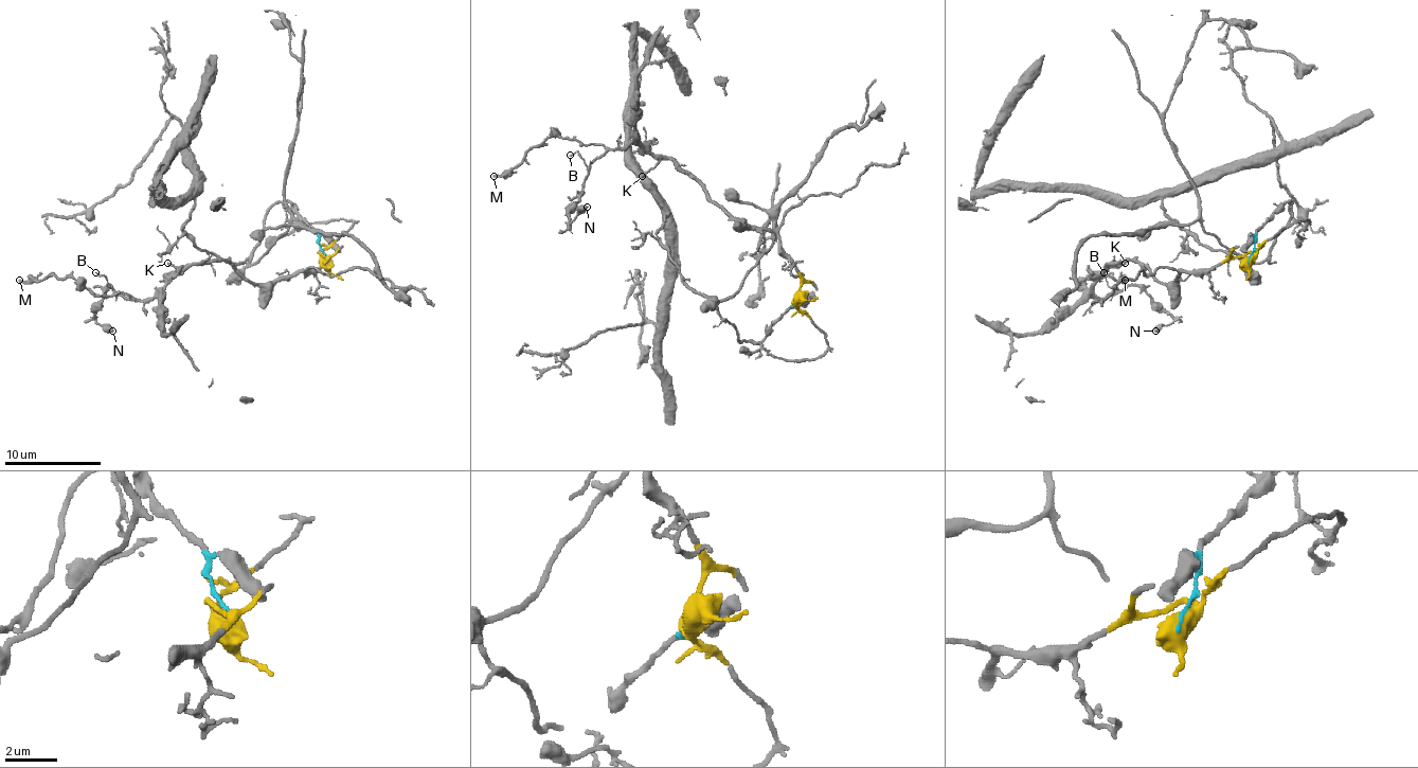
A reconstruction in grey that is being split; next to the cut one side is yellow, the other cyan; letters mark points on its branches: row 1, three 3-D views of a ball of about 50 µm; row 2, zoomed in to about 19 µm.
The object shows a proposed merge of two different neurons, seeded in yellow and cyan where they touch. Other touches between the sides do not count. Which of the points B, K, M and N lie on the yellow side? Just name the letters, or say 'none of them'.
B, K, M, N

